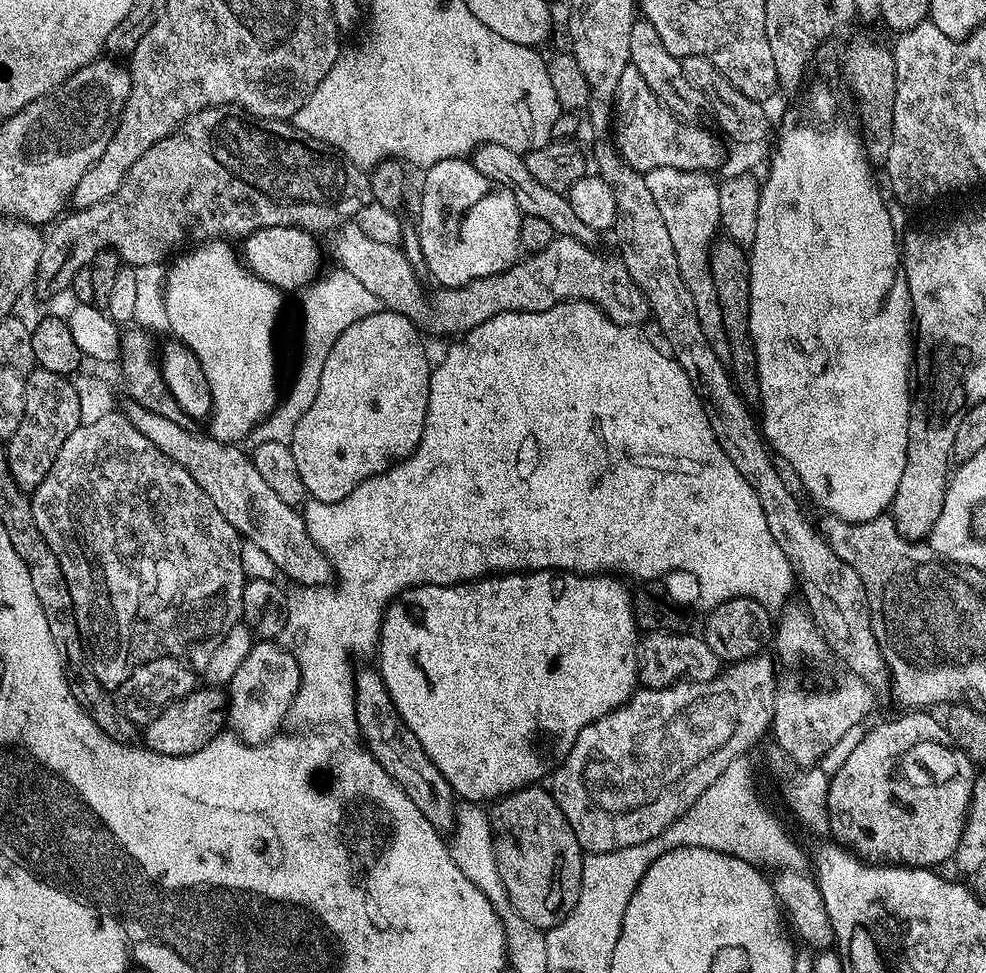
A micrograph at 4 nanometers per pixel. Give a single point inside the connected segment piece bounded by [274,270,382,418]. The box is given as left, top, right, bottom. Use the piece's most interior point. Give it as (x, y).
(330, 303)

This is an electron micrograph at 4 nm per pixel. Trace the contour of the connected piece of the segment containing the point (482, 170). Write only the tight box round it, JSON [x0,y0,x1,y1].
[470,143,596,244]

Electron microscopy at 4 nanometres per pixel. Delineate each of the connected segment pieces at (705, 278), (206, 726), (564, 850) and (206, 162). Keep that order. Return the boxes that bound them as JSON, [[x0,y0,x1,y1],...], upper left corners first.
[[643,168,730,354],[142,686,225,756],[490,786,585,930],[34,106,402,292]]

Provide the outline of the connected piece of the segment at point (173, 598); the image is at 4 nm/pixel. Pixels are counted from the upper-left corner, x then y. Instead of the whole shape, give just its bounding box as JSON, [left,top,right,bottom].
[30,410,246,689]

